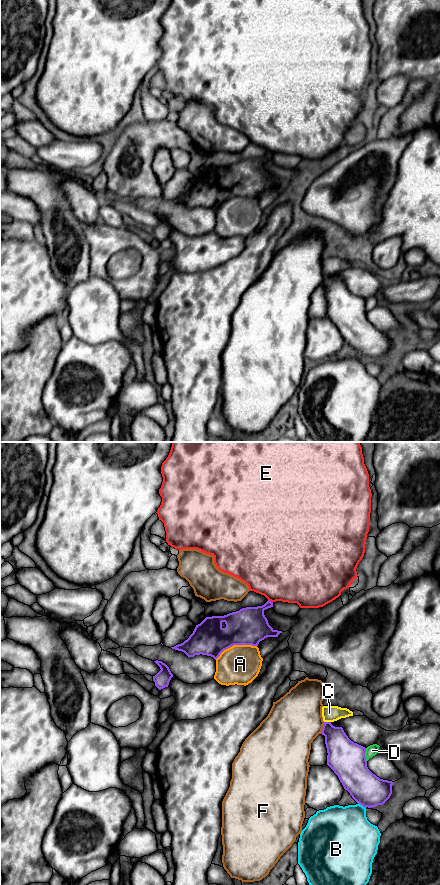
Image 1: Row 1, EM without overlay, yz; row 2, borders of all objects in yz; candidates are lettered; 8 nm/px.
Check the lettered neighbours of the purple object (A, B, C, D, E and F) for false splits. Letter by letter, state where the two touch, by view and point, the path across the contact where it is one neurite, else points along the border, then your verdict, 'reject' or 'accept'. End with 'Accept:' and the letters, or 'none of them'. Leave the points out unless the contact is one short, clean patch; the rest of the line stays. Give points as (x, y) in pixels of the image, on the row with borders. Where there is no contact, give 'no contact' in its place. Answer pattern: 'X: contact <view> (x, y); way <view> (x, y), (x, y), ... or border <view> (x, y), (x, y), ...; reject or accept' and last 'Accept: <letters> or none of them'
A: contact yz (235, 644); reject
B: contact yz (362, 805); reject
C: contact yz (327, 722); reject
D: contact yz (364, 755); reject
E: contact yz (270, 601); reject
F: contact yz (323, 728); reject
Accept: none of them

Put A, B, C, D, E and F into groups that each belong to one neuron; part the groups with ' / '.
A / B / C / D / E / F

